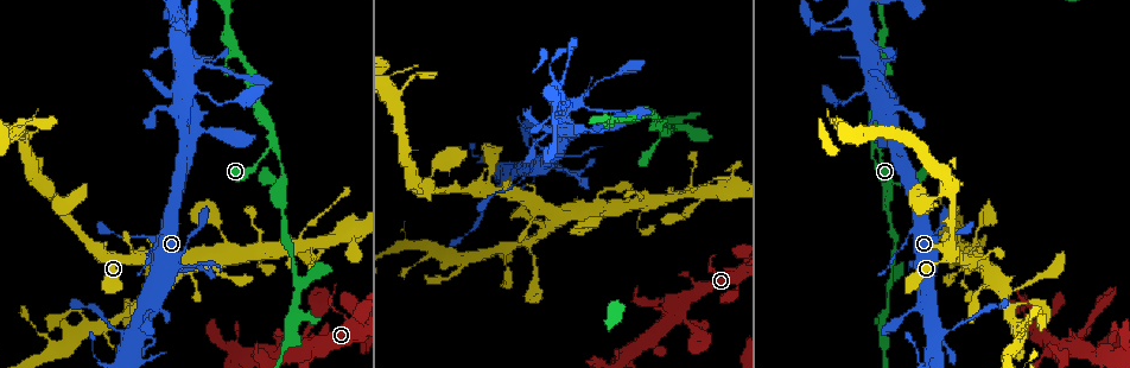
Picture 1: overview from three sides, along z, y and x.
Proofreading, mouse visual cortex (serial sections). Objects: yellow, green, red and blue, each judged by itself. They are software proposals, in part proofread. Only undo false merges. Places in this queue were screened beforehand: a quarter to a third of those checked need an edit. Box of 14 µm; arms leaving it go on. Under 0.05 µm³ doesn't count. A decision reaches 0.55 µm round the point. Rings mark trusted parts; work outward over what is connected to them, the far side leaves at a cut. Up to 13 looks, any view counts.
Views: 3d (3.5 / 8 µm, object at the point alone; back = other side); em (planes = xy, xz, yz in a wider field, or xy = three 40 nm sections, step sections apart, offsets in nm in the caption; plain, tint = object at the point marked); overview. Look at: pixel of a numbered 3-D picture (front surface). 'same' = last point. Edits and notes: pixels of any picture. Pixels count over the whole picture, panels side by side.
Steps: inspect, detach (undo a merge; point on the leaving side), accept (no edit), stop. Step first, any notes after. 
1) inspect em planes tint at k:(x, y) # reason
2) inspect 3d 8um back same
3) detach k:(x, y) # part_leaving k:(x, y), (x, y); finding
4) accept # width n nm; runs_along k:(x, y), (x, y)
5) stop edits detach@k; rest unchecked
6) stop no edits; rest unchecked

inspect 3d 3.5um at 1:(948, 254) # abrupt turn

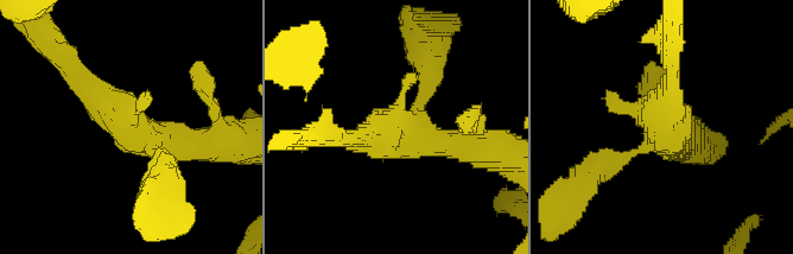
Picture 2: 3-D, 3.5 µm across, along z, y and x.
inspect em xy step 2 tint at 2:(661, 125)

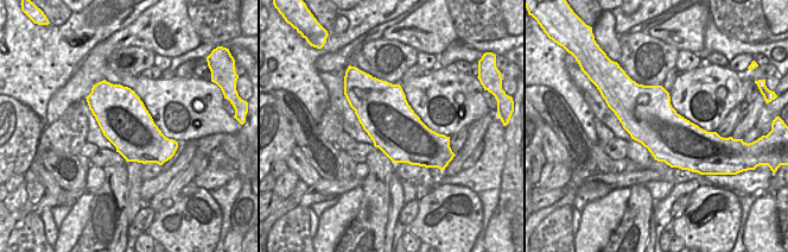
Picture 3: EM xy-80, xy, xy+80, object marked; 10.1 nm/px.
accept # width 550 nm; runs_along 2:(160, 160), (132, 124), (146, 91); one cell here

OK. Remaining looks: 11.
inspect 3d 3.5um at 1:(455, 273) # abrupt turn

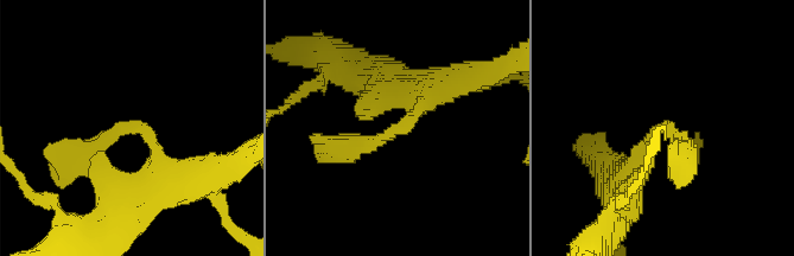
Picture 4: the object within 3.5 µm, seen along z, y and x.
inspect em planes tint at 4:(404, 125) # arm_widths 200, 300 nm; now the EM

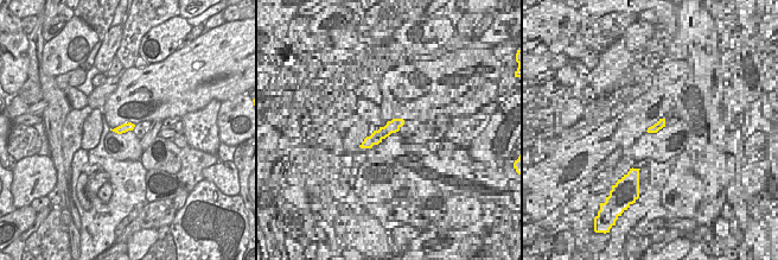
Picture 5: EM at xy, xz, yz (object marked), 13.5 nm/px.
accept # runs_along 4:(437, 85), (398, 130), (340, 149); all the same cell

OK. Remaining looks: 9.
inspect 3d 3.5um at 1:(314, 352) # sudden change in width

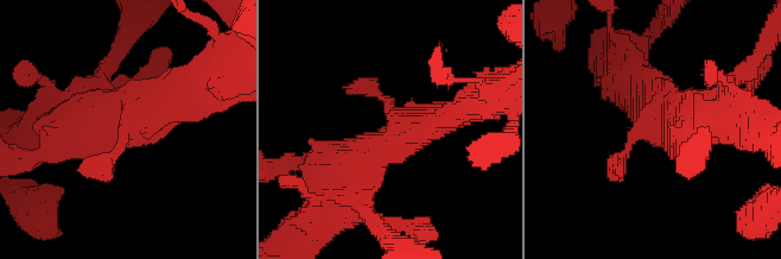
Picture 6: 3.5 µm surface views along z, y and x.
inspect em xy step 2 tint at 6:(129, 127) # arms 3; arm_widths 200, 400, 450 nm

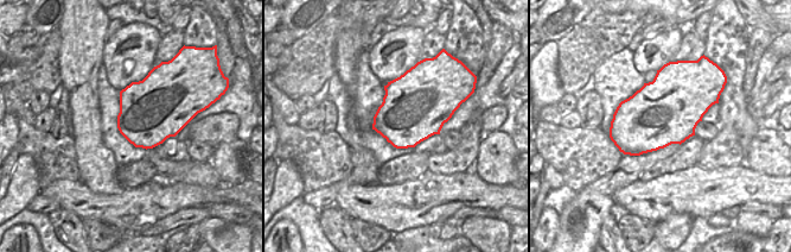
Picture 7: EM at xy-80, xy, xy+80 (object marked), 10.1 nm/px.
accept # runs_along 6:(185, 89), (76, 170); all the same cell

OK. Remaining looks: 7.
inspect 3d 8um back at 1:(574, 107) # four arms meet

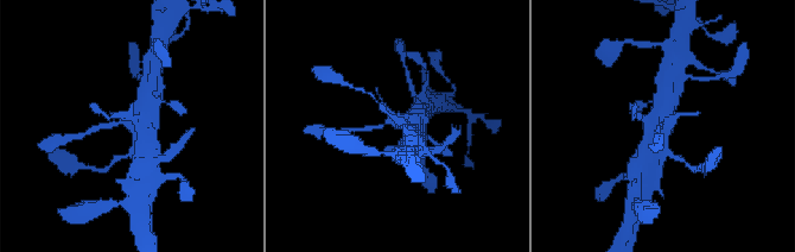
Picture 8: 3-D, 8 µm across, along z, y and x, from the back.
inspect 3d 3.5um at 8:(664, 119)

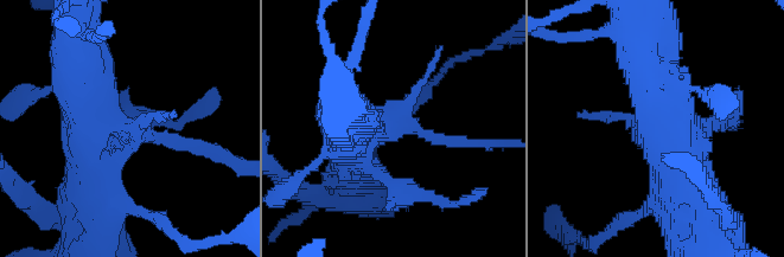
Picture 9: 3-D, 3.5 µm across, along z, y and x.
inspect em xy step 1 tint at 9:(384, 126) # need the tissue

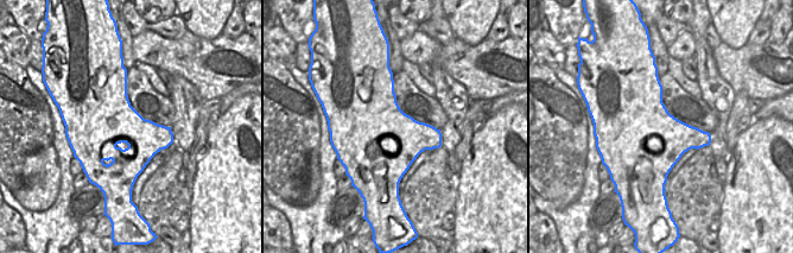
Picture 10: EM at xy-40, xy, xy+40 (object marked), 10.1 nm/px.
accept # width 800 nm; runs_along 9:(699, 194), (665, 129), (642, 56); all the same cell

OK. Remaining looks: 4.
inspect 3d 3.5um at 1:(650, 118)

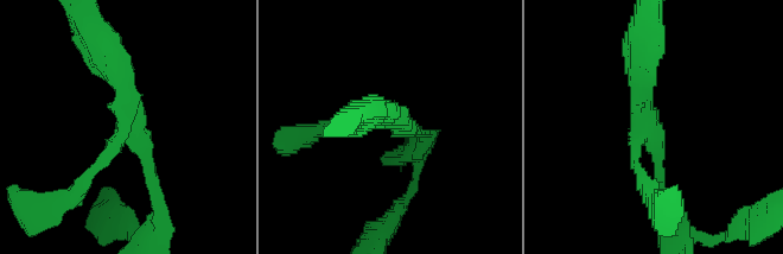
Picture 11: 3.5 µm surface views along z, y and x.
inspect em xy step 2 tint at 11:(646, 135) # arms 3; arm_widths 150, 200, 250 nm

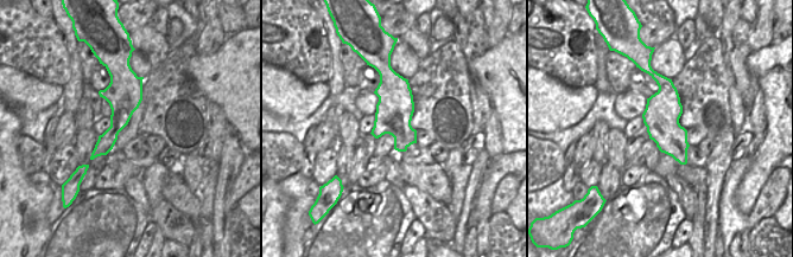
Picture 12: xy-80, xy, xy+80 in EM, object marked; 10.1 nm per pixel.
accept # runs_along 11:(342, 125), (377, 107), (421, 134); continuous, no second cell

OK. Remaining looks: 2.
stop no edits; rest unchecked

